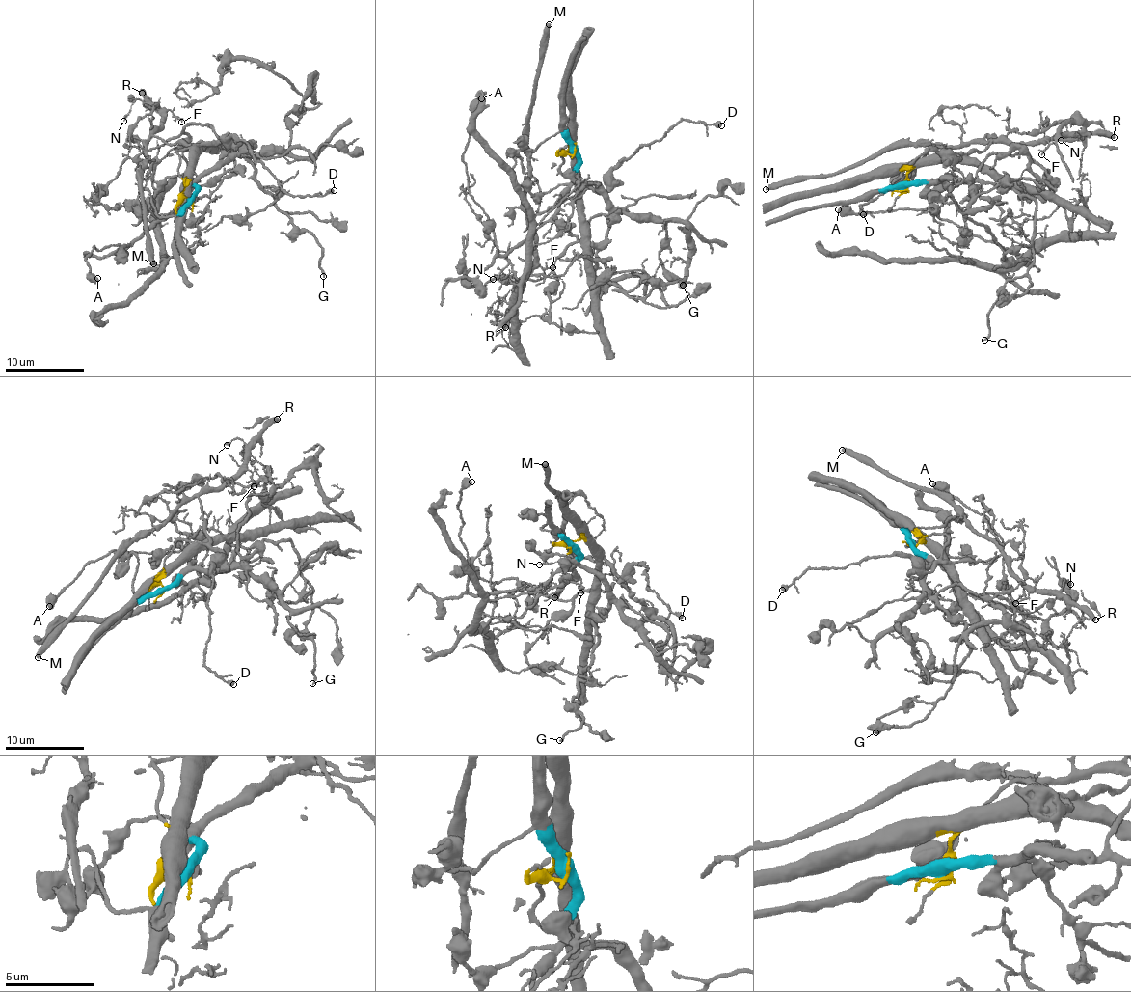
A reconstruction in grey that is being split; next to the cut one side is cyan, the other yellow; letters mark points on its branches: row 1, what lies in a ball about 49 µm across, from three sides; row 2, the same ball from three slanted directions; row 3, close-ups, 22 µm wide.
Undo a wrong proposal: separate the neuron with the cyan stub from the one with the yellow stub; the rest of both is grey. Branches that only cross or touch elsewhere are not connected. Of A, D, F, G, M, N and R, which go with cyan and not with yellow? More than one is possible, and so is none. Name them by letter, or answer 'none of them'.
A, G

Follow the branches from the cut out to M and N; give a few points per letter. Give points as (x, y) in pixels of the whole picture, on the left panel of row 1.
M: (191, 200), (183, 193), (195, 148), (152, 136), (145, 151), (148, 157), (141, 183), (146, 247), (153, 264)
N: (191, 200), (183, 193), (194, 146), (169, 144), (152, 135), (162, 115), (137, 99), (124, 121)

